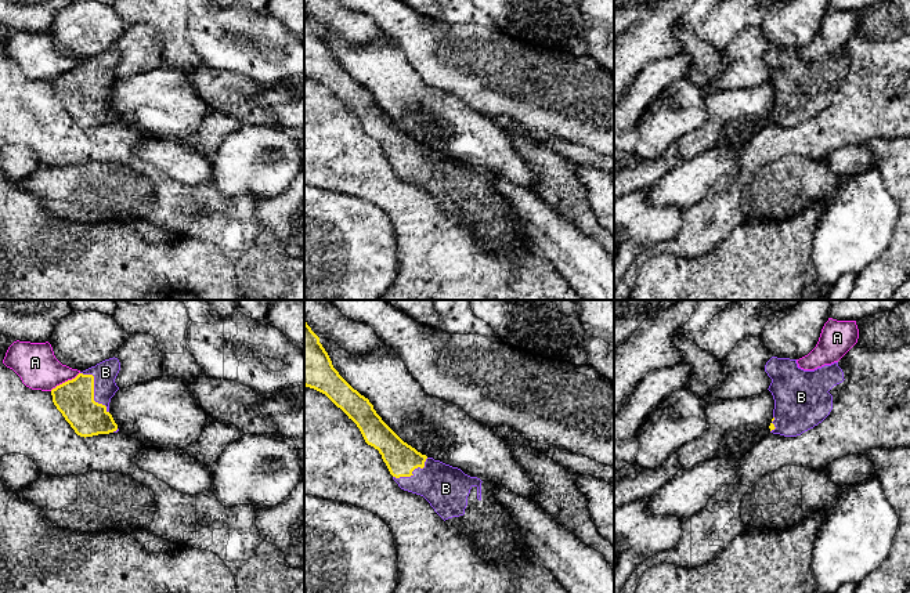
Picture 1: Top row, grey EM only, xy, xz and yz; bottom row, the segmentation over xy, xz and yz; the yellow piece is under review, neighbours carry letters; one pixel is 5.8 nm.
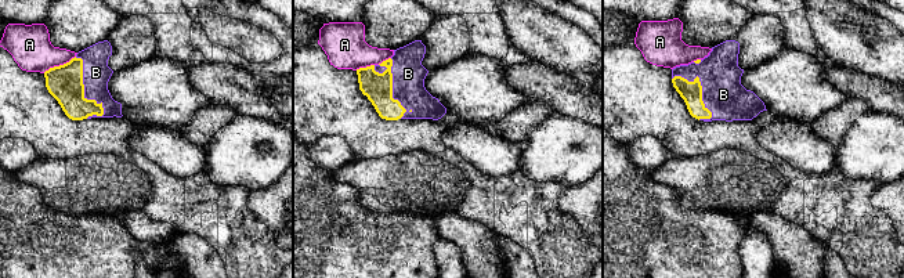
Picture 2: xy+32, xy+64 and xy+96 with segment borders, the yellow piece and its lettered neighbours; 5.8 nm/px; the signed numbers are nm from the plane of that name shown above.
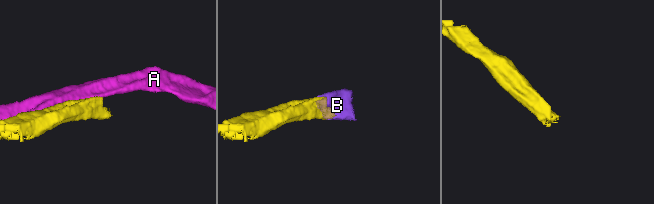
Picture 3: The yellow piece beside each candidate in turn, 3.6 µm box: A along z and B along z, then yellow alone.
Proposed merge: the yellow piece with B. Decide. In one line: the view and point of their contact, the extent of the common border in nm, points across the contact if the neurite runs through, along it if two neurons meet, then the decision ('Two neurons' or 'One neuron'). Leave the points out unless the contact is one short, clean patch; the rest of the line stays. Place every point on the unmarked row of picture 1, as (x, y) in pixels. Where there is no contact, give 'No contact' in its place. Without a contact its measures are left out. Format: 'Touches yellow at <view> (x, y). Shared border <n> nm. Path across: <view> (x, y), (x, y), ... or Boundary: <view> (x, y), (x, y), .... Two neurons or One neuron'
Touches yellow at xy (93, 80). Shared border 280 nm. One neuron

